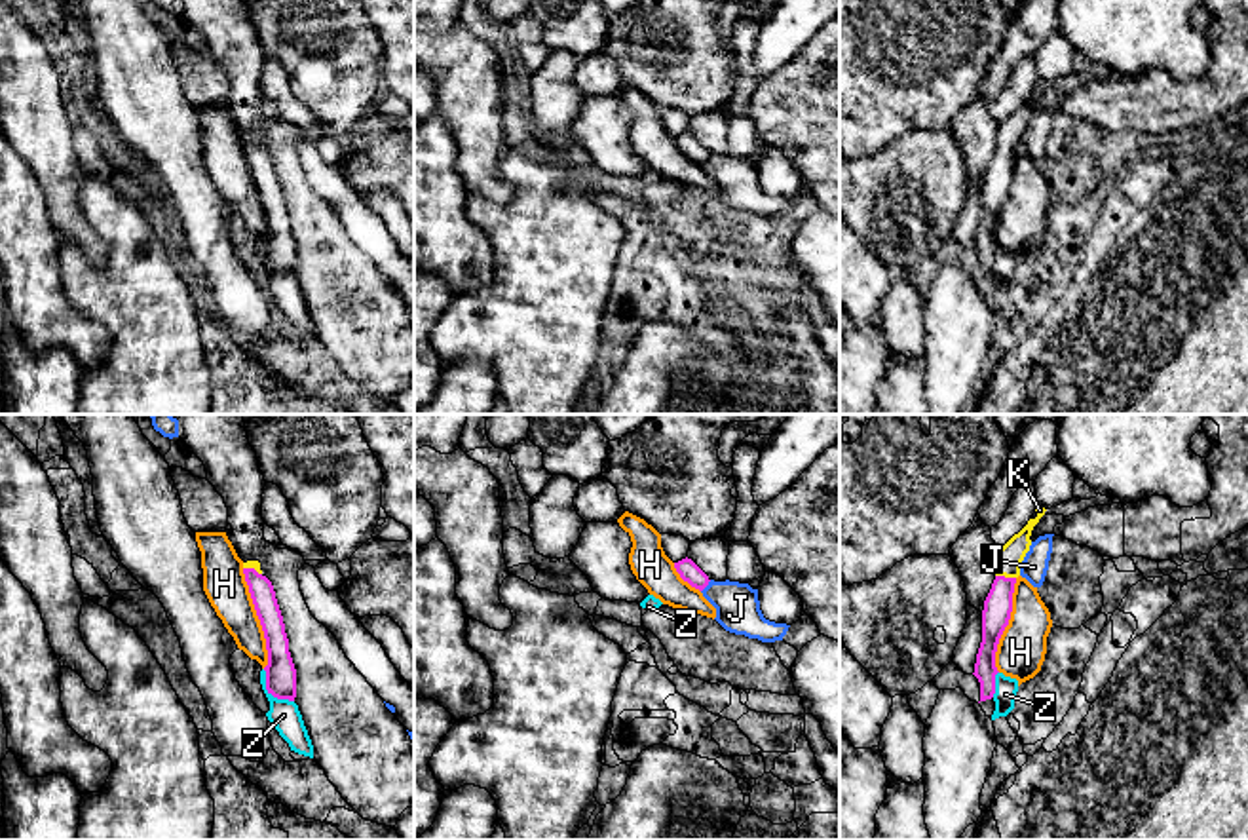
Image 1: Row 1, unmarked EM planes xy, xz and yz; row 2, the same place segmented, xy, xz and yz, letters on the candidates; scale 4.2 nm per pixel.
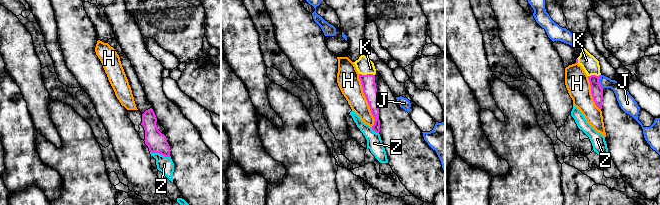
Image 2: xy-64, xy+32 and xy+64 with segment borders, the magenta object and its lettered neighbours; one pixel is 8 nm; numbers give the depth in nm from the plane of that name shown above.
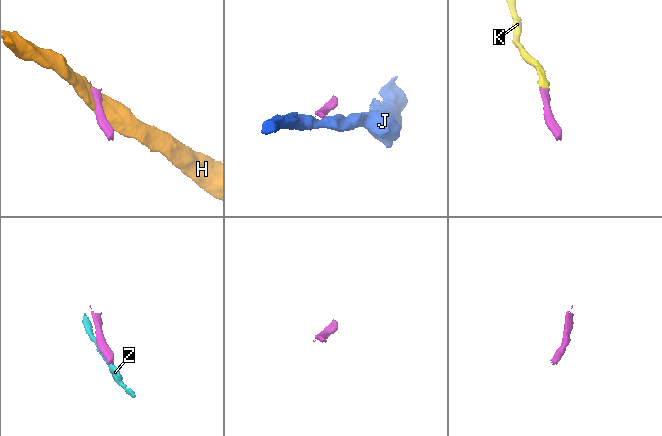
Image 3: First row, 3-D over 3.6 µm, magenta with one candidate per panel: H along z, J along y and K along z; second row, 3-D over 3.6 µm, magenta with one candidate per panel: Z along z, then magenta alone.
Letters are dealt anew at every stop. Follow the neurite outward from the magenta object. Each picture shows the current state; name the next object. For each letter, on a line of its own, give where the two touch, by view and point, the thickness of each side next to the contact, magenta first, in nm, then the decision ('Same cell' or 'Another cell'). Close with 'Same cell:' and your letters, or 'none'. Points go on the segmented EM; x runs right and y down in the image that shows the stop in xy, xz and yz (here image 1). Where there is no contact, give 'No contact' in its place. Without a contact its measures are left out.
H: Touches magenta at xy (259, 618). Thickness 130 nm (magenta) against 180 nm. Another cell
J: Touches magenta at xz (707, 584). Thickness 90 nm (magenta) against 190 nm. Another cell
K: Touches magenta at yz (1003, 576). Thickness 120 nm (magenta) against 110 nm. Same cell
Z: Touches magenta at xy (270, 692). Thickness 130 nm (magenta) against 120 nm. Another cell
Same cell: K

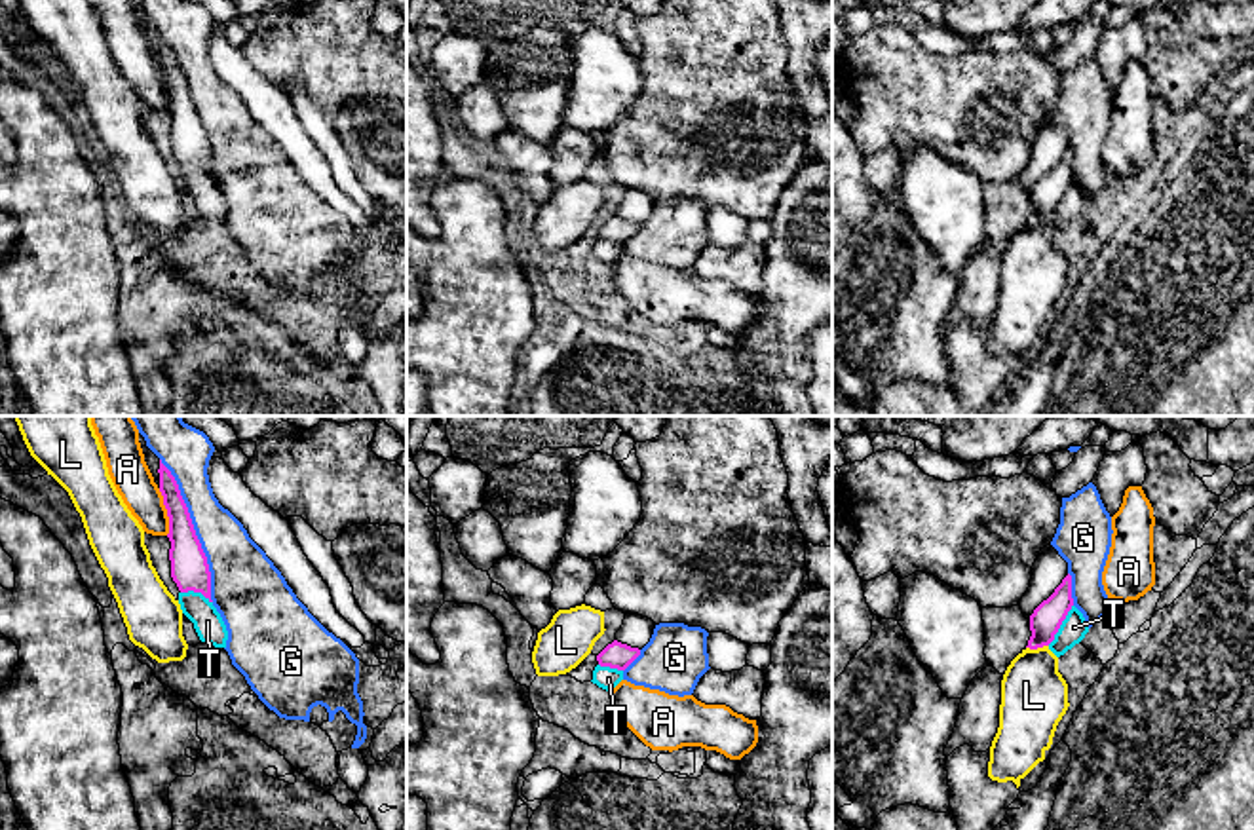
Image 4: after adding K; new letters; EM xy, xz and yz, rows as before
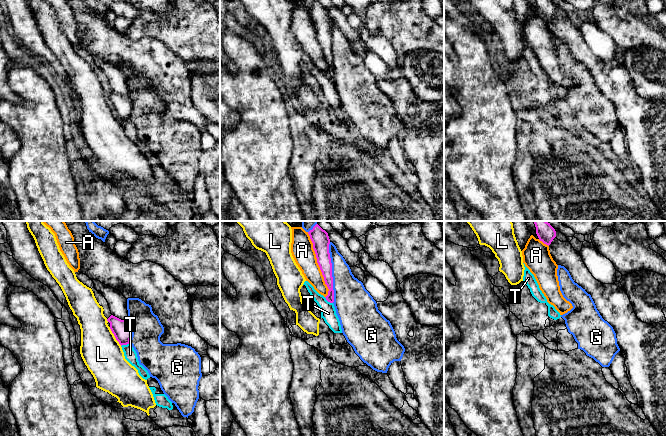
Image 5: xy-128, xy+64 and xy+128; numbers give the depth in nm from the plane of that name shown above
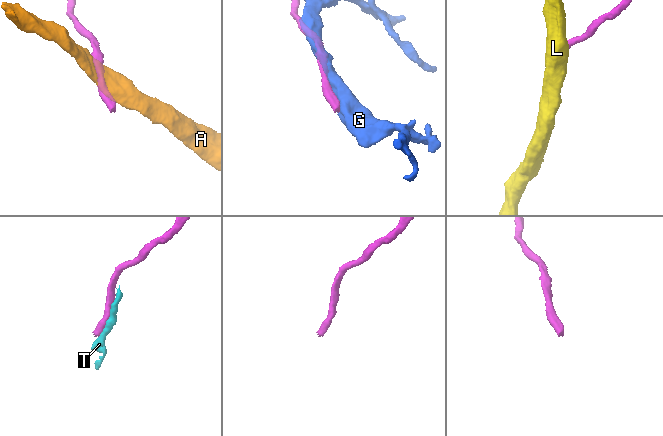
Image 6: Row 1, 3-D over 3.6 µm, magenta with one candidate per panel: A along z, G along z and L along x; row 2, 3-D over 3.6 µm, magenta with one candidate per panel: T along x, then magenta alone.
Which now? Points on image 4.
A: Touches magenta at xy (168, 511). Thickness 160 nm (magenta) against 160 nm. Another cell
G: Touches magenta at xy (194, 530). Thickness 160 nm (magenta) against 240 nm. Another cell
L: Touches magenta at yz (1036, 648). Thickness 130 nm (magenta) against 280 nm. Another cell
T: Touches magenta at yz (1061, 623). Thickness 130 nm (magenta) against 110 nm. Another cell
Same cell: none

